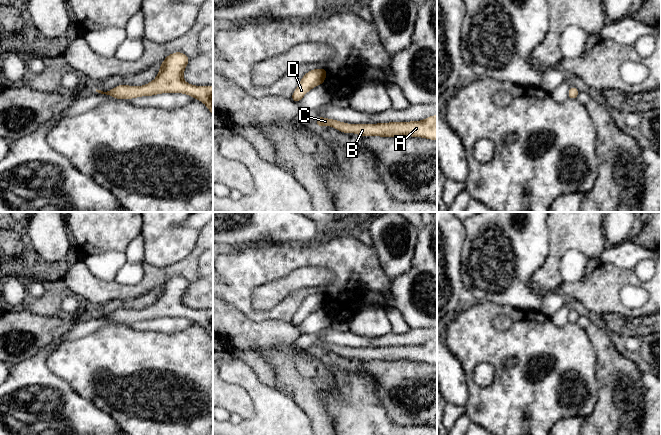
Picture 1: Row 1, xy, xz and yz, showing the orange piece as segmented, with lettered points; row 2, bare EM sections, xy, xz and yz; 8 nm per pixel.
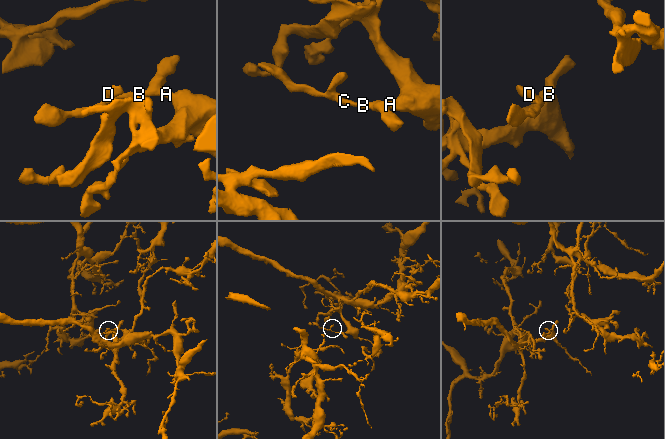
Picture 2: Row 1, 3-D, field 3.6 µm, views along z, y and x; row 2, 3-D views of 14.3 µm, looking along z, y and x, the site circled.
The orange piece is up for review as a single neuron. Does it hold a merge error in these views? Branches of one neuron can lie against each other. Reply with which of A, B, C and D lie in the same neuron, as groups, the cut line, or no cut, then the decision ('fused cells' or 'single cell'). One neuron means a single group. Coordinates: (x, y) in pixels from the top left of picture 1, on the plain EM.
A B C D | no cut | single cell

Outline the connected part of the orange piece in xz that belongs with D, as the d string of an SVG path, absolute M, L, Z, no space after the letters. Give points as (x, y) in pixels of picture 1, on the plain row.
M323 292L313 293L307 296L293 316L291 324L298 327L308 315L325 306L327 297L328 295Z

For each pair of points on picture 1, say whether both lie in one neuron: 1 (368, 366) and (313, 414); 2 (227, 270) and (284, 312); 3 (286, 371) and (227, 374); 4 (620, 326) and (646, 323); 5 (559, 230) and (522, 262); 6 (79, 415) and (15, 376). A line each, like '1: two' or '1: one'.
1: two
2: one
3: two
4: one
5: two
6: one

